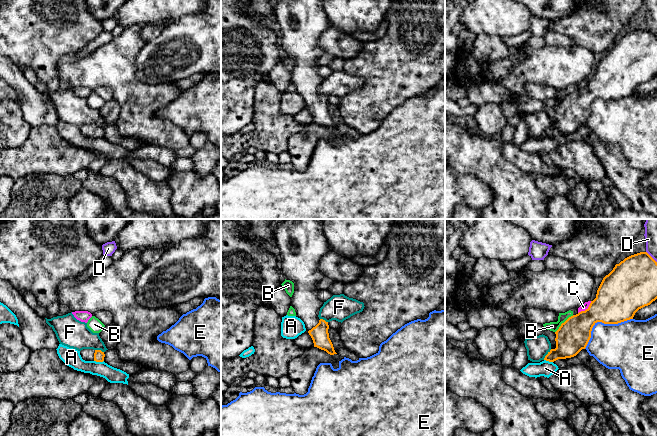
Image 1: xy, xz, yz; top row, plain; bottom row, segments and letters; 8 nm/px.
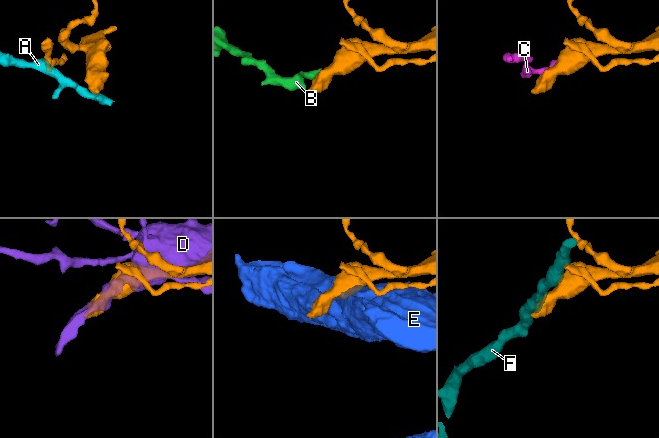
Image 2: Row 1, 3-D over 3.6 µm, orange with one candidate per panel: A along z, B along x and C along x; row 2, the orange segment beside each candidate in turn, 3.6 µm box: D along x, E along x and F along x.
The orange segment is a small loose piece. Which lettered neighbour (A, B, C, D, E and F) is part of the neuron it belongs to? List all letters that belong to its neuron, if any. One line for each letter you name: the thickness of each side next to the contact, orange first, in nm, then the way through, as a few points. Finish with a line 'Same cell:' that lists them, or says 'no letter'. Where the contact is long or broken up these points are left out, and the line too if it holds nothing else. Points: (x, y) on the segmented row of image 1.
Same cell: no letter

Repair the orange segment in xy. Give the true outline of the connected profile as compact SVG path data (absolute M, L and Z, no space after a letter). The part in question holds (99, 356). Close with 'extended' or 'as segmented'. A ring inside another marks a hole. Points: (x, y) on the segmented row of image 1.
M83 349L80 351L80 355L85 361L103 362L105 354L101 350Z; extended

